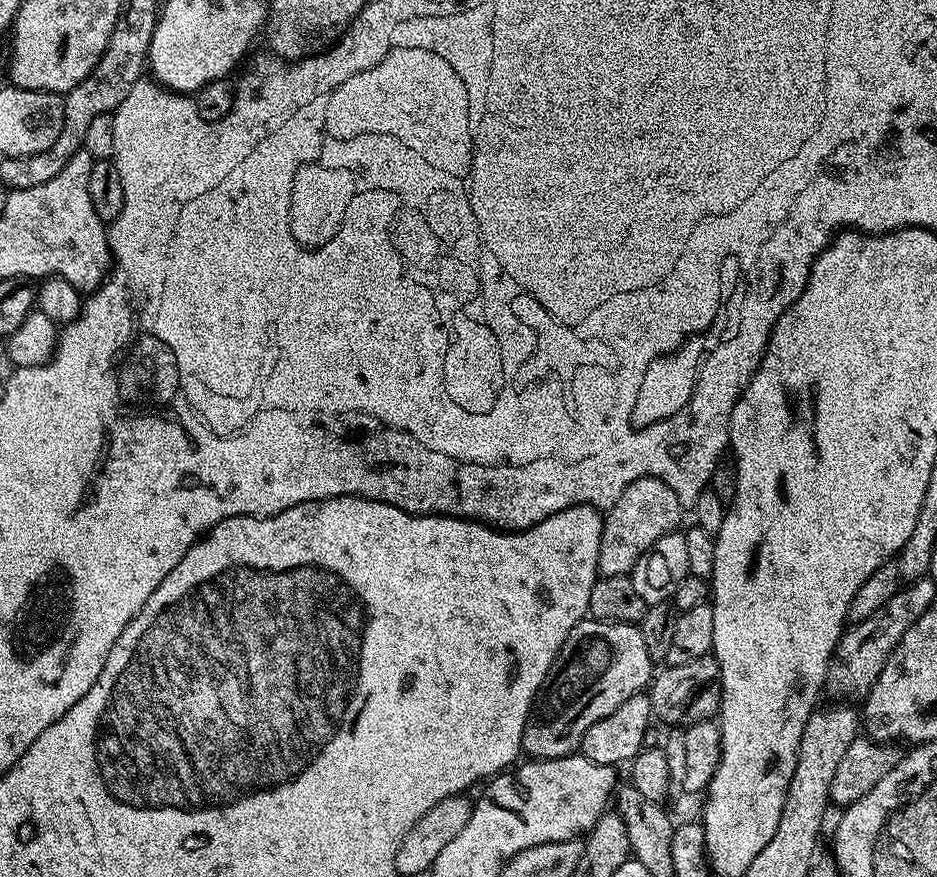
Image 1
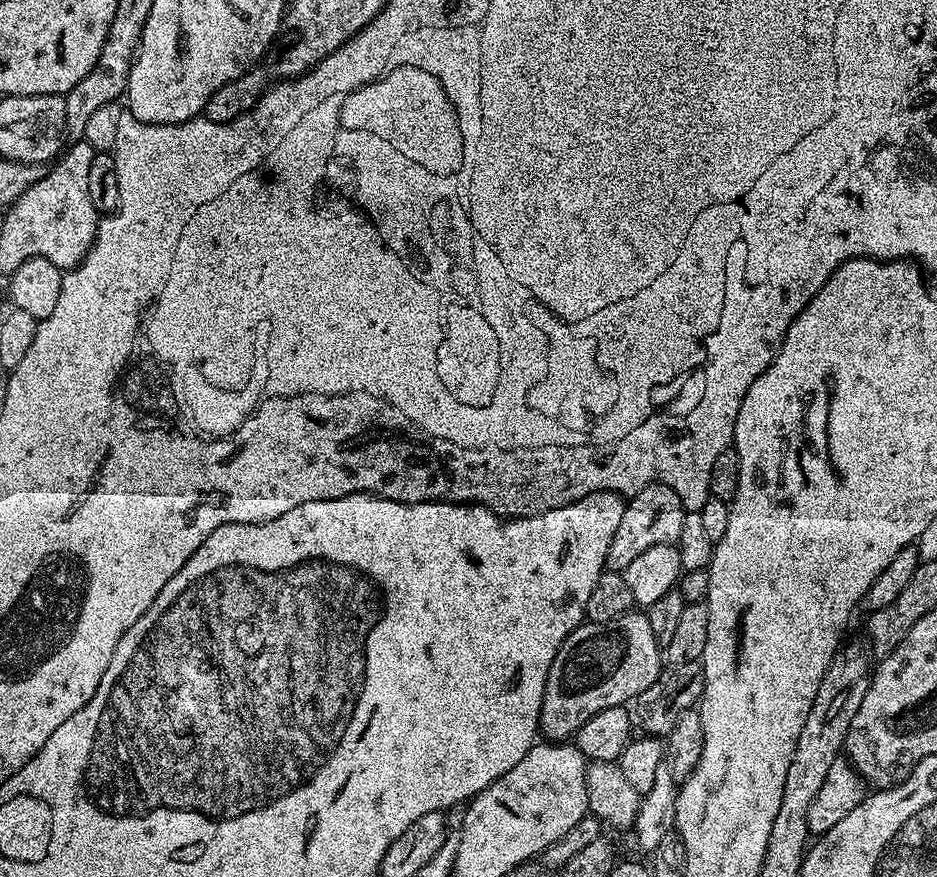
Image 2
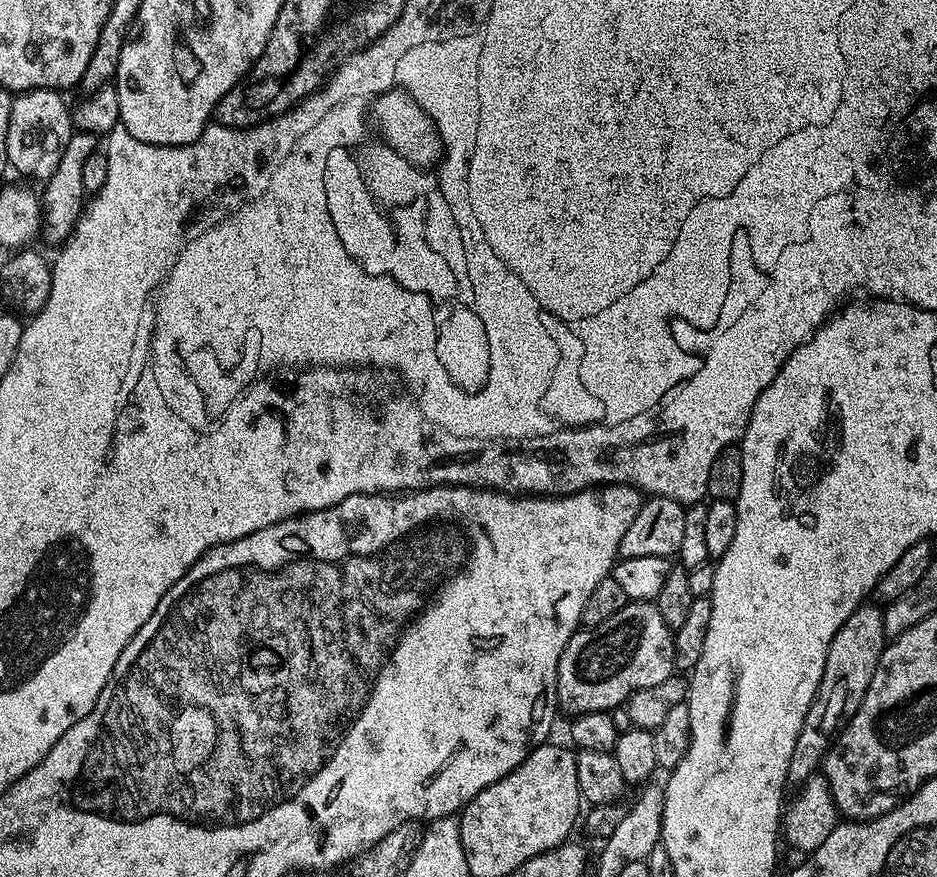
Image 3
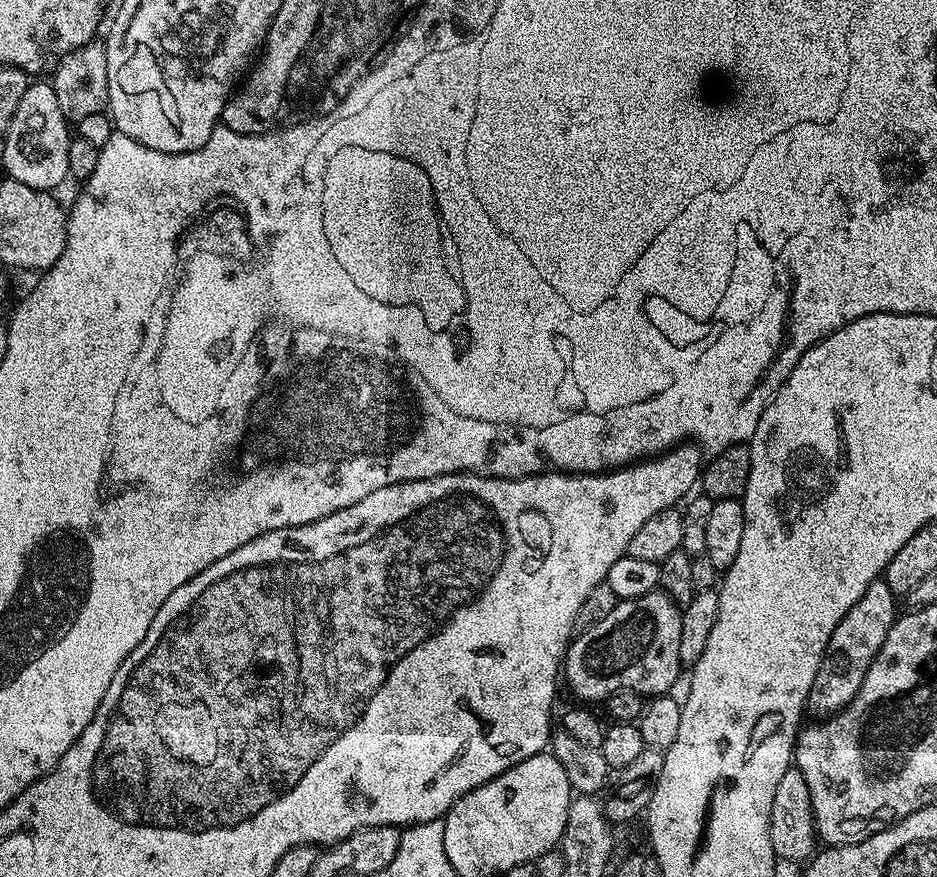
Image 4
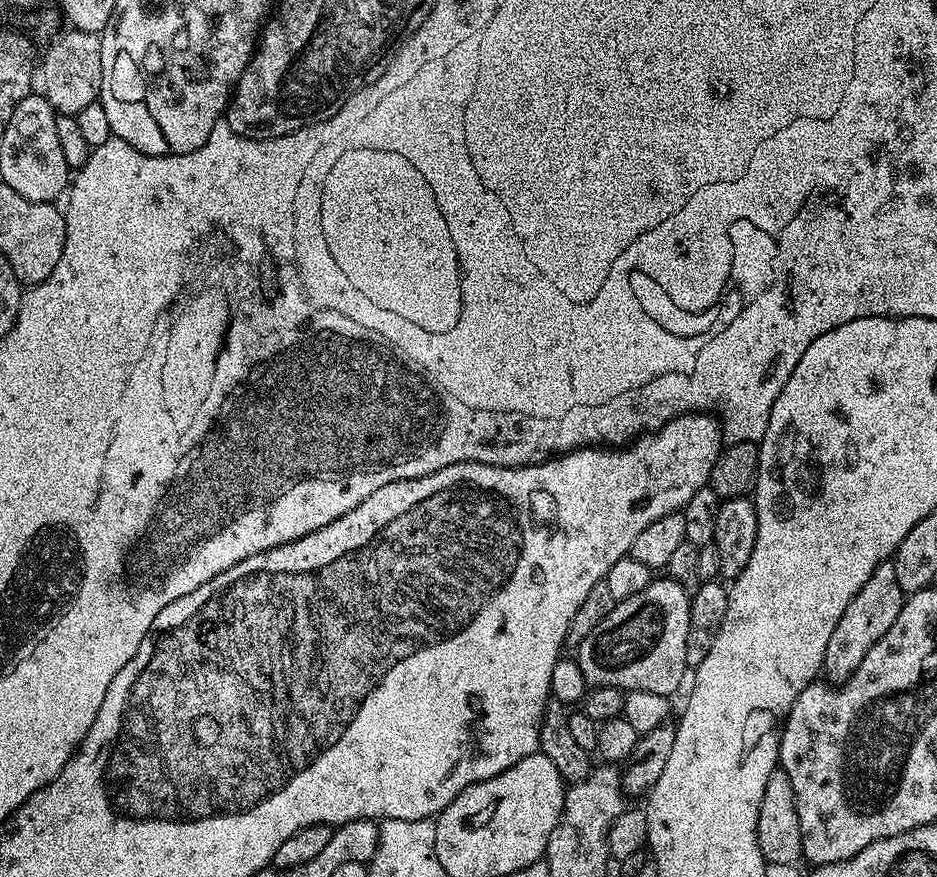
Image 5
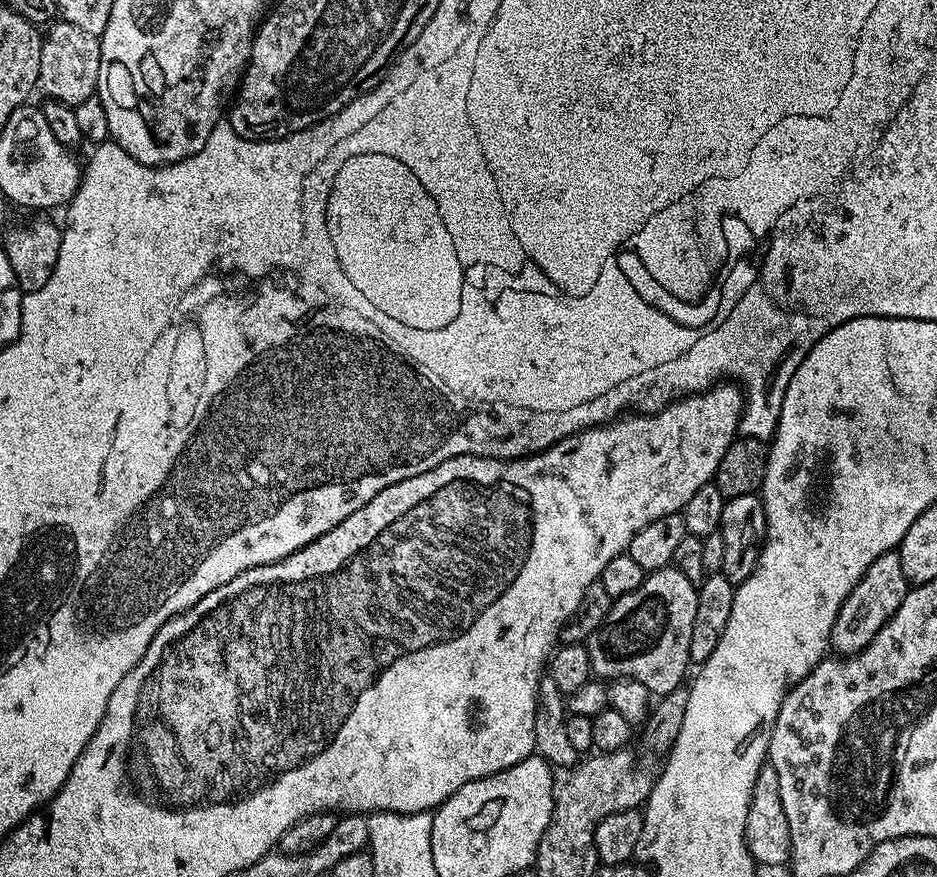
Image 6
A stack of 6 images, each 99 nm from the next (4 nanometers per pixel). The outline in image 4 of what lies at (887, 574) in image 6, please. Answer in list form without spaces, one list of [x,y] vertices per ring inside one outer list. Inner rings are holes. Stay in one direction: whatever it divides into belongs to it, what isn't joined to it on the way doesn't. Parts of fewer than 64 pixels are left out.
[[[881,578],[868,587],[866,594],[862,594],[862,598],[854,602],[854,606],[850,606],[848,613],[838,622],[834,634],[830,634],[830,642],[814,678],[812,693],[808,696],[809,709],[825,708],[828,714],[835,714],[848,707],[866,678],[866,670],[886,642],[886,634],[890,634],[894,626],[898,615],[896,604],[898,597]]]

